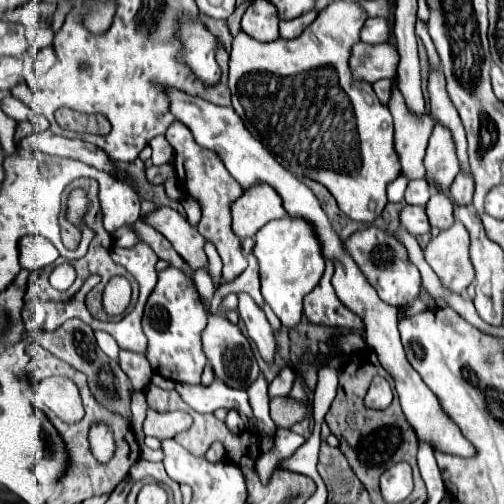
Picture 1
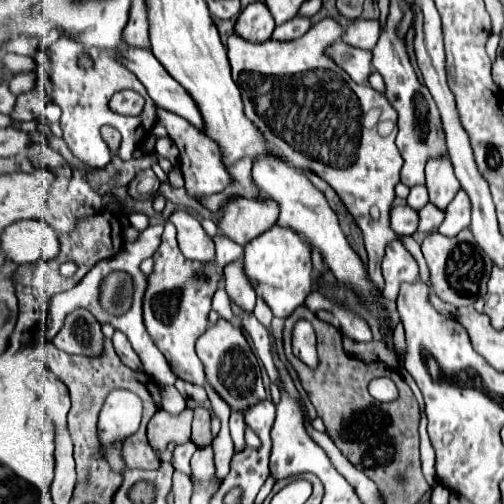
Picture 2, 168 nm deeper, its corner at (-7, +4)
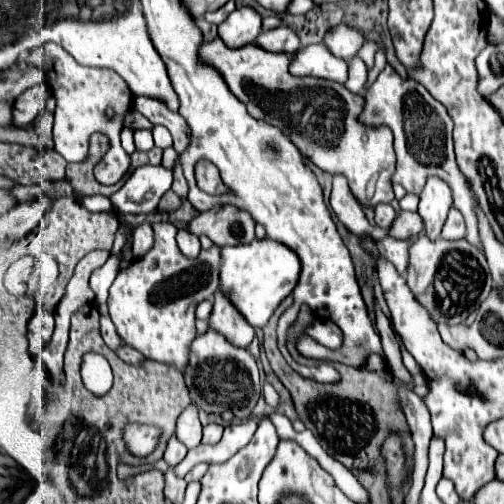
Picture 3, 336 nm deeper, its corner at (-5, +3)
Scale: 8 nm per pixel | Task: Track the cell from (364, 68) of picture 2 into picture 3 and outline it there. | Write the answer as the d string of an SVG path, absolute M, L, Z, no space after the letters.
M313 44L299 48L291 62L291 72L297 76L317 76L345 84L349 76L349 62L329 52L325 44Z

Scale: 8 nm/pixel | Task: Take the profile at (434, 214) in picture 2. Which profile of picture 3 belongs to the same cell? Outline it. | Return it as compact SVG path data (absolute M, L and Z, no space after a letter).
M399 212L397 216L399 218L397 218L397 222L393 222L389 236L399 238L399 240L411 240L413 236L423 232L425 224L423 224L423 218L417 212Z

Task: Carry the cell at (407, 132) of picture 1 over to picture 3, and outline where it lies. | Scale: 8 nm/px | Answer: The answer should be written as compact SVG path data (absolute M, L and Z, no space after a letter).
M385 66L377 80L367 88L365 96L365 110L361 114L361 120L367 124L379 126L387 124L395 134L395 154L397 154L397 170L393 174L393 182L401 184L409 194L421 194L425 186L425 178L429 174L443 178L451 190L453 190L453 206L461 210L467 222L467 240L481 248L481 240L477 234L477 218L473 214L473 196L469 194L465 176L461 174L455 152L453 152L453 140L451 130L453 122L447 114L445 106L437 102L429 90L413 80L405 80L397 74L393 66Z

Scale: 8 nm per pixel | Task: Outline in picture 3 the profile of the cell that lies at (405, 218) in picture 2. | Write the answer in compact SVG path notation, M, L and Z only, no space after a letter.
M377 204L375 206L375 222L377 222L379 228L389 230L395 218L397 218L397 212L393 210L391 204Z

